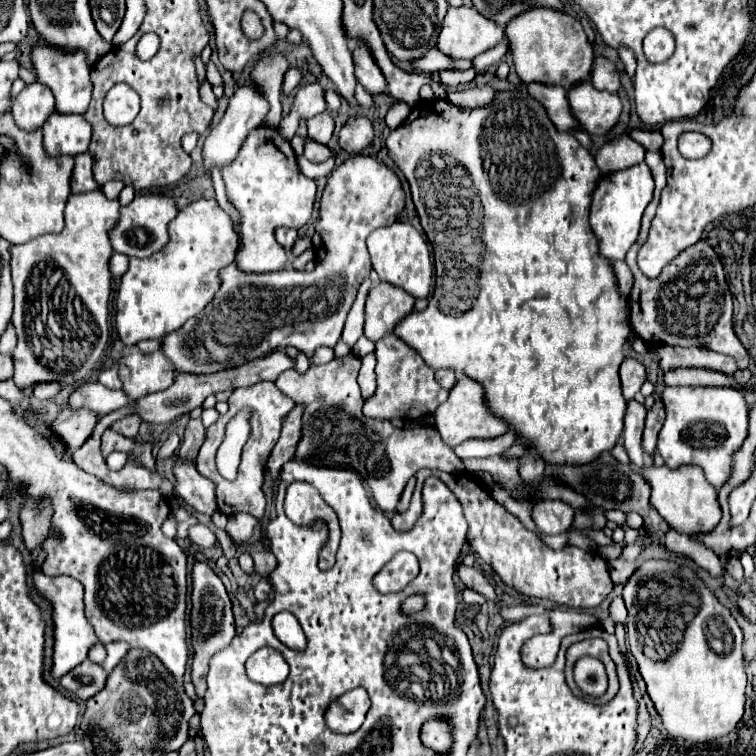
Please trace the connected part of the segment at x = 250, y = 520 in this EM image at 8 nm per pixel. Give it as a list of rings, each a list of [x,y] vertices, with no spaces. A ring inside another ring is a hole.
[[[232,514],[226,524],[226,534],[236,548],[248,546],[248,540],[250,540],[256,524],[258,524],[258,520],[252,514]]]

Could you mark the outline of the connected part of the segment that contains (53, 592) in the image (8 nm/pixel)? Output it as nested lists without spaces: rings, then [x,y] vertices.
[[[42,572],[34,574],[34,584],[40,590],[40,594],[52,604],[54,608],[54,638],[56,638],[56,648],[54,648],[54,676],[64,676],[66,672],[70,672],[72,668],[76,668],[78,664],[82,664],[88,658],[90,648],[94,648],[100,638],[96,636],[92,624],[86,620],[84,616],[84,602],[82,602],[82,584],[70,576],[56,576],[50,578]]]

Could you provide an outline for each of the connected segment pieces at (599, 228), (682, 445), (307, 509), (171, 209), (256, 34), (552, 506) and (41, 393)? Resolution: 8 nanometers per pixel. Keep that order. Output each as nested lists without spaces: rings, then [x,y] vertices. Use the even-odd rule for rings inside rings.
[[[640,162],[626,170],[618,170],[606,176],[606,180],[598,182],[594,196],[592,196],[590,226],[600,240],[602,256],[606,256],[608,260],[624,260],[628,248],[638,238],[642,214],[652,200],[652,192],[654,192],[654,180],[646,162]]]
[[[666,386],[662,392],[666,422],[658,436],[658,452],[666,466],[700,466],[714,488],[722,488],[732,474],[732,456],[748,434],[748,404],[744,394],[734,388],[710,386]]]
[[[305,482],[292,483],[285,498],[285,509],[289,509],[289,518],[297,525],[308,526],[314,520],[324,520],[328,528],[328,540],[320,548],[318,566],[320,570],[330,570],[334,566],[334,556],[338,550],[338,536],[340,526],[334,510],[324,502],[320,493],[316,492],[312,485]],[[326,558],[330,558],[330,564],[326,564]]]
[[[136,194],[136,198],[120,208],[120,222],[112,230],[112,248],[120,254],[126,254],[130,258],[148,258],[154,252],[162,250],[170,236],[168,236],[168,224],[176,218],[178,208],[176,200],[162,194]]]
[[[246,10],[242,16],[242,30],[248,38],[260,38],[262,36],[262,24],[258,16],[252,10]]]
[[[540,500],[534,504],[532,518],[542,534],[562,534],[574,524],[576,510],[562,500]]]
[[[54,382],[52,384],[38,384],[38,386],[34,386],[34,396],[38,400],[46,400],[46,398],[56,396],[60,390],[62,390],[60,384],[54,384]]]

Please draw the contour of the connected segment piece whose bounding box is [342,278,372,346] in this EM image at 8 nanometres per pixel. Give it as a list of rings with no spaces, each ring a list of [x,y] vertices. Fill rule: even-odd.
[[[370,278],[362,282],[360,290],[358,290],[358,298],[356,302],[352,304],[350,308],[350,314],[346,318],[346,326],[344,326],[344,332],[342,332],[342,340],[348,344],[348,346],[354,346],[356,340],[364,334],[364,302],[368,298],[368,290],[372,288],[372,282]]]

